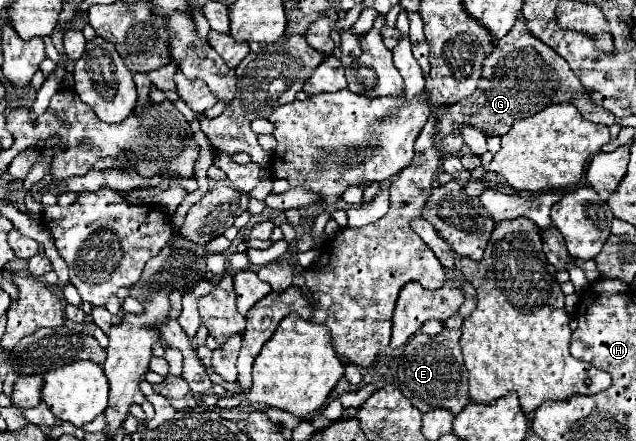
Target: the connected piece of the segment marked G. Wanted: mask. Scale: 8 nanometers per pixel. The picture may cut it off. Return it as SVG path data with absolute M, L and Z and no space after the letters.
M518 21L518 31L508 33L504 41L498 41L498 47L494 49L494 53L484 61L482 79L476 91L470 97L450 105L440 113L438 149L442 149L444 153L460 151L462 139L456 133L458 123L472 123L478 129L482 129L486 135L504 135L514 125L514 121L530 117L554 103L572 103L588 121L594 121L594 123L602 123L602 125L618 123L612 113L606 113L606 109L598 109L594 101L586 103L586 99L588 99L586 89L582 89L582 83L578 81L578 77L574 77L566 61L558 57L558 53L554 53L542 41L538 41L536 37L530 37L526 31L526 25Z

